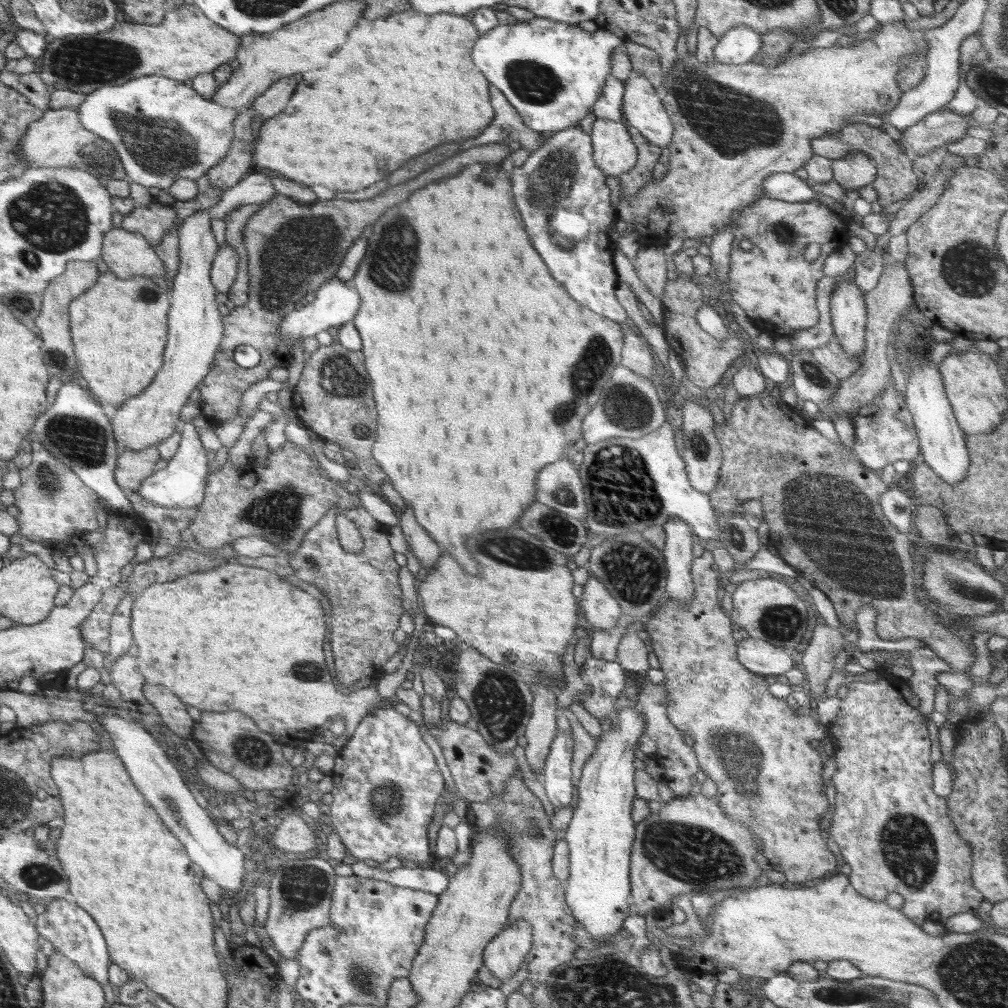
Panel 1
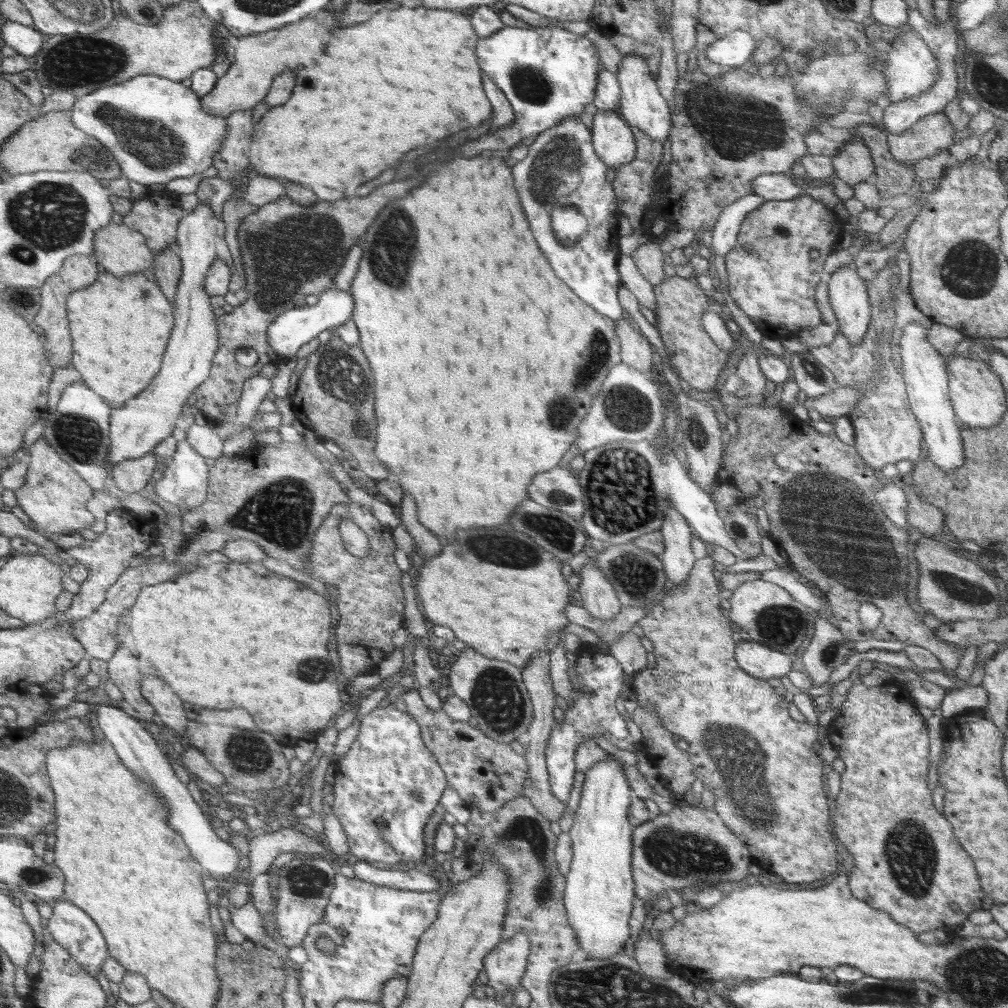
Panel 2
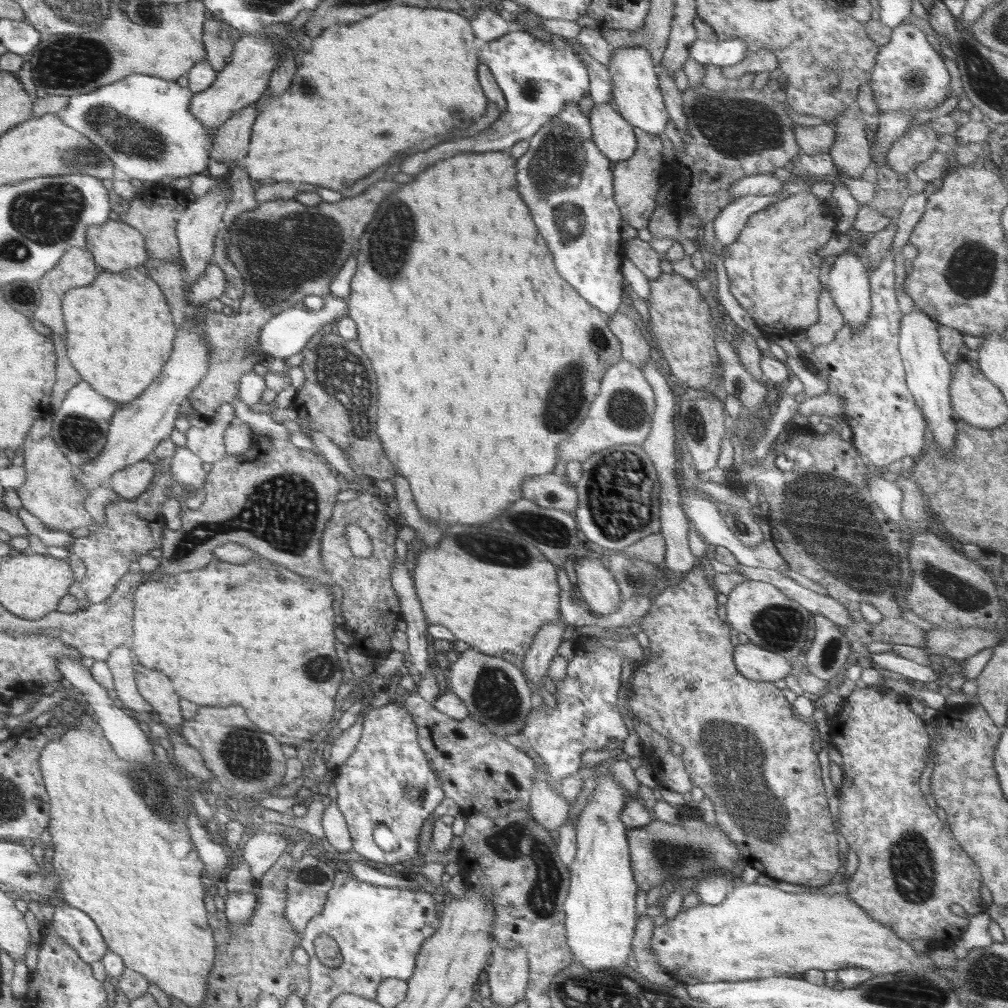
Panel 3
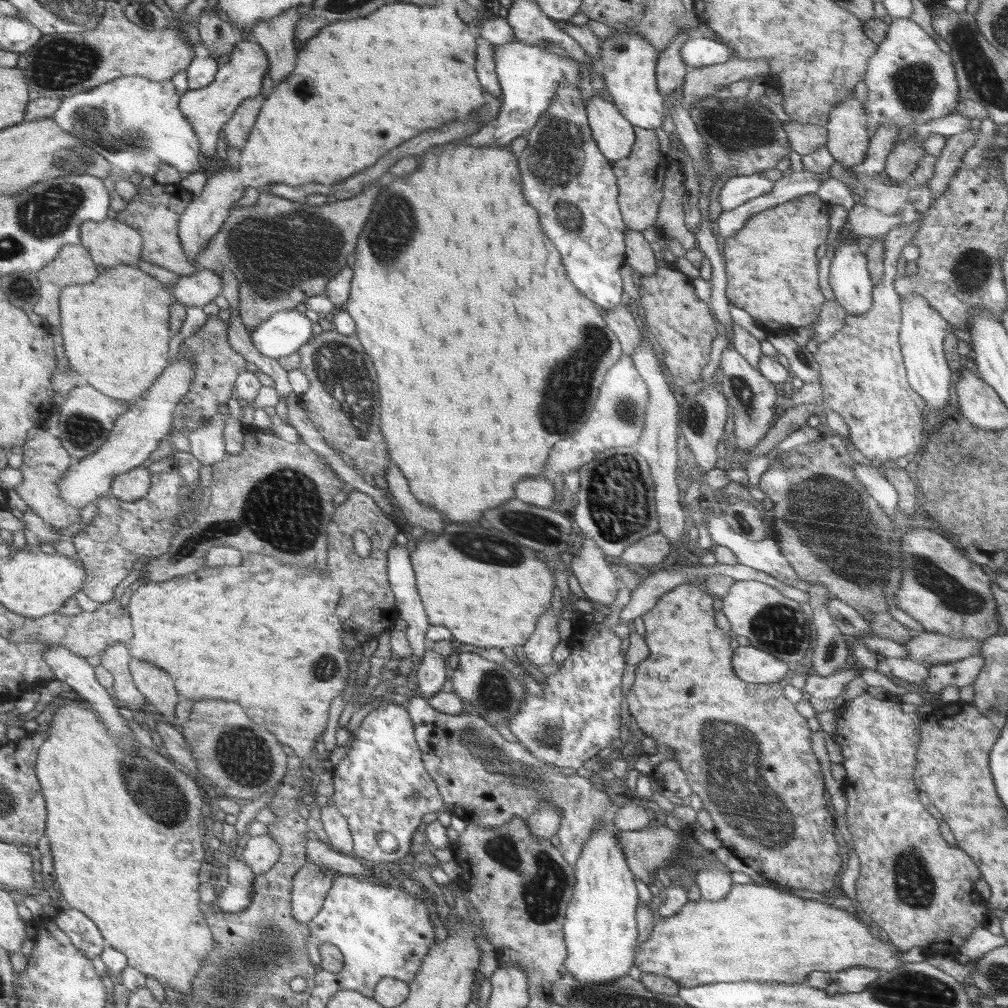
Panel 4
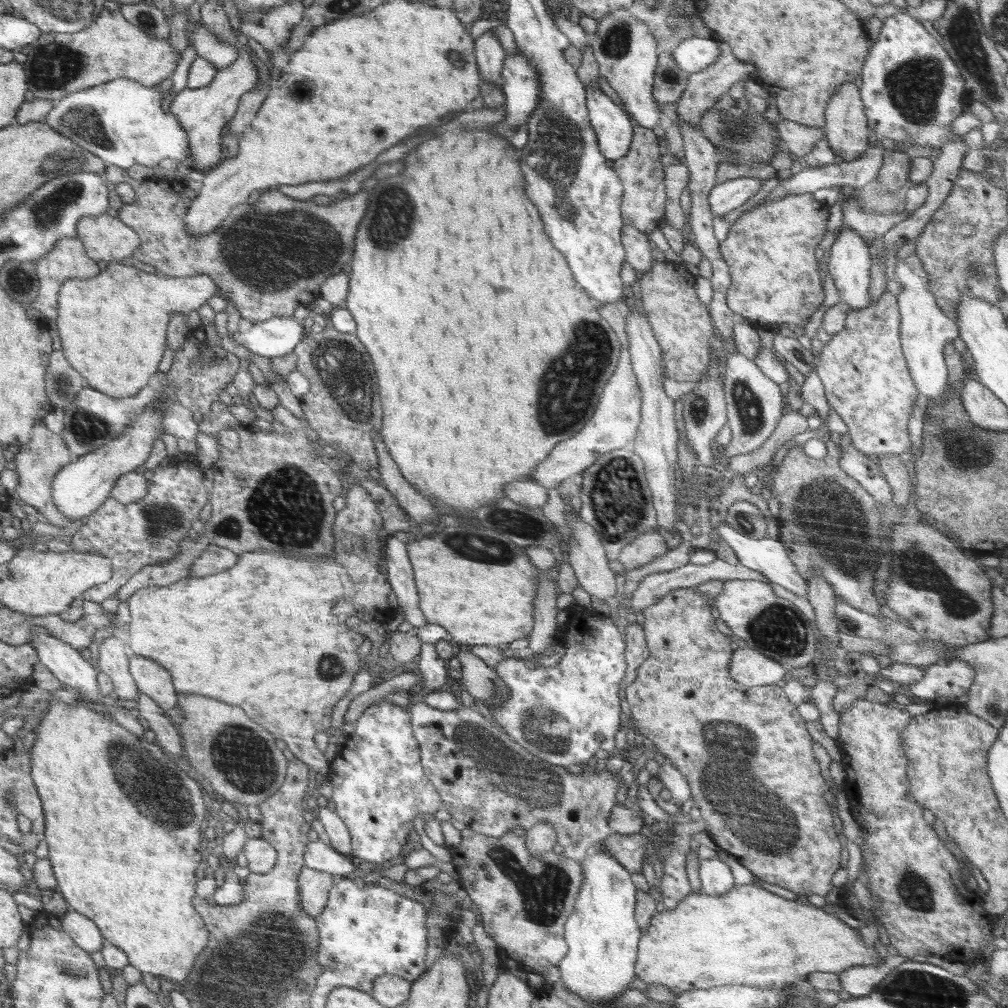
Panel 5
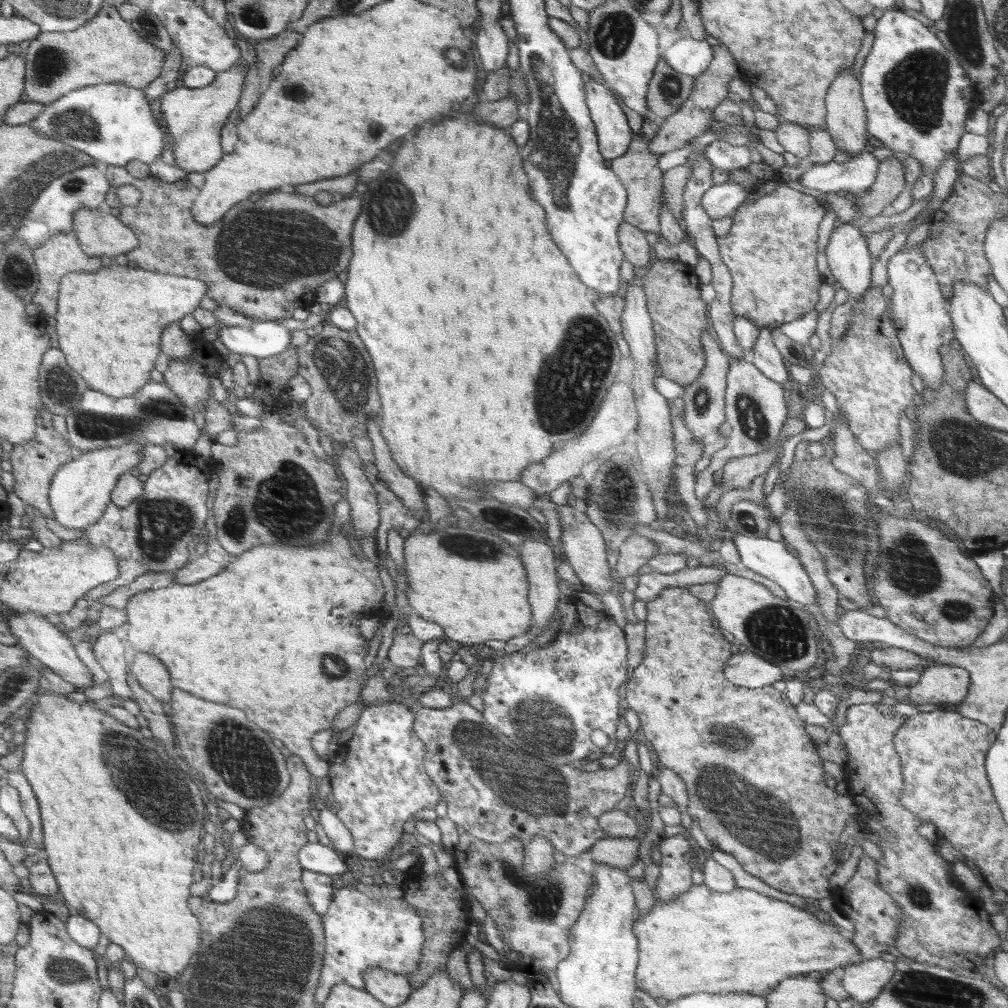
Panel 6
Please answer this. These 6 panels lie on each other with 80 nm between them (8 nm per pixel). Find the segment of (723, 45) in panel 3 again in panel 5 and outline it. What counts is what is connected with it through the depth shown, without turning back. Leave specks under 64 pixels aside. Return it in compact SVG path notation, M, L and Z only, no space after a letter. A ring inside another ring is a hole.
M690 37L682 40L671 52L682 71L698 73L716 62L721 55L719 41L716 37Z

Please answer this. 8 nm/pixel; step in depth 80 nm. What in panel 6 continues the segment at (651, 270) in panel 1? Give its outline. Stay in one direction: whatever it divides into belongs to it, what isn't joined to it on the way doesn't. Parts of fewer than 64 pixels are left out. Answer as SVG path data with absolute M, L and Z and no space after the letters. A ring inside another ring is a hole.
M623 220L618 227L617 237L625 260L631 262L637 271L644 271L655 258L645 232Z

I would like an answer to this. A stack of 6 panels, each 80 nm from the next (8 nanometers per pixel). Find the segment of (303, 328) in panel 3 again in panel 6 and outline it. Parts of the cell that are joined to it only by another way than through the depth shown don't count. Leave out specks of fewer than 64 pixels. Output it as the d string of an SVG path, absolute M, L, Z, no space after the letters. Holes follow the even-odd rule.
M274 320L257 321L251 327L241 326L224 326L218 331L218 340L224 344L228 351L236 352L236 354L244 355L249 354L258 359L271 357L281 354L290 346L291 330L275 323Z

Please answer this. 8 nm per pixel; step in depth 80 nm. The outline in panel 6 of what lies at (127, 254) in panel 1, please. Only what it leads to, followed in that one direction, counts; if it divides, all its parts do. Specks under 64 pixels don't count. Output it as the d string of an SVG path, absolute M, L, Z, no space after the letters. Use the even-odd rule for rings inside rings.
M80 208L73 216L73 233L77 235L81 249L86 254L99 257L108 254L118 261L122 260L129 250L136 249L139 241L136 232L109 211L88 210L88 208Z

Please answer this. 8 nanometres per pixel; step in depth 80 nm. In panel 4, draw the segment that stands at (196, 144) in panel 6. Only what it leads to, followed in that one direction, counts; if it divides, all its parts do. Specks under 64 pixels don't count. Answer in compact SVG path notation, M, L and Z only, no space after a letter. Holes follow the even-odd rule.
M242 39L231 52L231 60L218 68L214 81L206 88L188 90L182 95L181 113L194 127L194 135L201 140L201 152L206 158L216 158L216 145L219 134L241 104L256 97L262 89L262 81L269 72L270 60L265 50L256 42Z

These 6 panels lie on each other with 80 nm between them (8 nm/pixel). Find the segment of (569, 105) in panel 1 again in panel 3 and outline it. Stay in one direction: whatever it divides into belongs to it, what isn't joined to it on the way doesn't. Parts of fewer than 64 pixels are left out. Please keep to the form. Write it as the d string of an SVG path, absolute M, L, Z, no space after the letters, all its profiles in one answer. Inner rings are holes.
M514 29L498 40L484 43L482 64L488 66L502 90L506 100L506 112L489 129L477 135L458 142L440 144L428 152L406 158L400 170L406 174L420 174L432 162L460 152L509 152L514 144L532 138L542 126L548 125L568 104L578 104L585 94L590 94L590 75L586 71L586 64L582 63L569 40L570 38L552 34L552 41L546 43L526 30Z

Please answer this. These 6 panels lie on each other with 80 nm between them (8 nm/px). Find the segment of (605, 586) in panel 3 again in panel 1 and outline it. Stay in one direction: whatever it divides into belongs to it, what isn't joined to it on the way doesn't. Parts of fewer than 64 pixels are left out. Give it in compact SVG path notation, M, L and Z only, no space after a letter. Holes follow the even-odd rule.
M592 575L584 584L579 601L587 622L600 630L616 626L622 616L618 601Z

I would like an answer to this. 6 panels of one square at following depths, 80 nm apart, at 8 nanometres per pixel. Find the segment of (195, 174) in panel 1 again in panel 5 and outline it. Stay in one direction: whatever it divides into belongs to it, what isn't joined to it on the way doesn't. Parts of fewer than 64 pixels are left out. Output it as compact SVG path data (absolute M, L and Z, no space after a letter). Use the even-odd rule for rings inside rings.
M122 78L104 85L98 85L90 89L80 90L67 95L55 103L54 108L43 116L42 121L54 128L54 131L61 132L74 143L89 150L98 158L105 159L108 165L119 166L122 170L134 170L134 166L149 166L157 168L171 158L178 162L184 162L190 157L189 132L182 127L176 115L166 110L166 96L170 92L173 82L166 80L160 84L146 86L134 80Z

